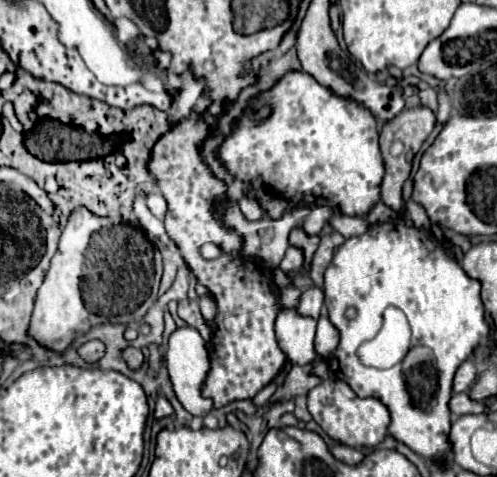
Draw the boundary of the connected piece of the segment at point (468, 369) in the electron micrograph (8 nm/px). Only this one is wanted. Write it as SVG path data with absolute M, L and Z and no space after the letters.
M468 358L468 360L464 360L460 366L458 366L458 370L456 370L456 374L454 374L454 380L452 380L452 392L466 392L468 388L470 388L470 384L476 380L476 366L474 366L474 360L472 358Z

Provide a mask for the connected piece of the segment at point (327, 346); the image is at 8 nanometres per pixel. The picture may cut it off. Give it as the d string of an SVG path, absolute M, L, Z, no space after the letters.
M324 310L324 312L320 314L320 318L318 318L316 340L314 340L314 346L316 346L318 356L322 356L322 358L330 356L330 354L336 350L338 340L340 340L340 334L338 334L336 326L328 320L328 314L326 314L326 310Z

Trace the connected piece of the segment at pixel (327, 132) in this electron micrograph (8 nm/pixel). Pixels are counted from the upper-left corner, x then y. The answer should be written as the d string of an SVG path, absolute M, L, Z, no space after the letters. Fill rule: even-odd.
M304 70L286 72L270 90L248 100L236 126L220 144L218 160L234 178L250 186L252 196L272 220L282 218L290 206L308 204L336 206L346 216L366 216L380 200L384 162L378 148L374 114L352 98L336 96Z

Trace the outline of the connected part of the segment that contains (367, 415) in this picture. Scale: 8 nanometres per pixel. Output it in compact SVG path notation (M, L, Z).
M322 380L316 388L308 392L308 410L320 428L336 442L352 448L378 446L386 438L390 424L388 408L374 398L358 398L354 390L342 380Z

